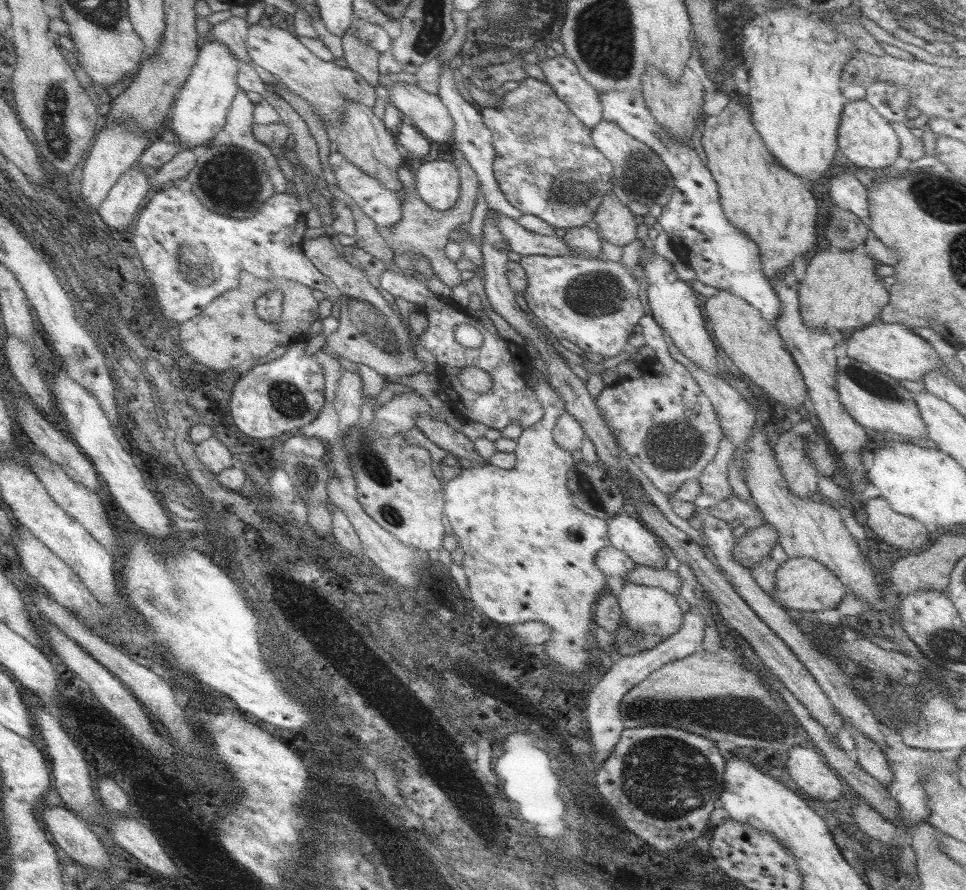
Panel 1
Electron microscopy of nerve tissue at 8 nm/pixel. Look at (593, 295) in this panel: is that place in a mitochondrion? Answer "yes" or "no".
yes

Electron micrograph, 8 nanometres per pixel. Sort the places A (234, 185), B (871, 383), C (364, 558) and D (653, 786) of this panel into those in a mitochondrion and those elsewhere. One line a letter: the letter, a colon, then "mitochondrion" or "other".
A: mitochondrion
B: mitochondrion
C: other
D: mitochondrion

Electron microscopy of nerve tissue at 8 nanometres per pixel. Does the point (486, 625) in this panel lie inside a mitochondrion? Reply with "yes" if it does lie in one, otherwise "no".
no

